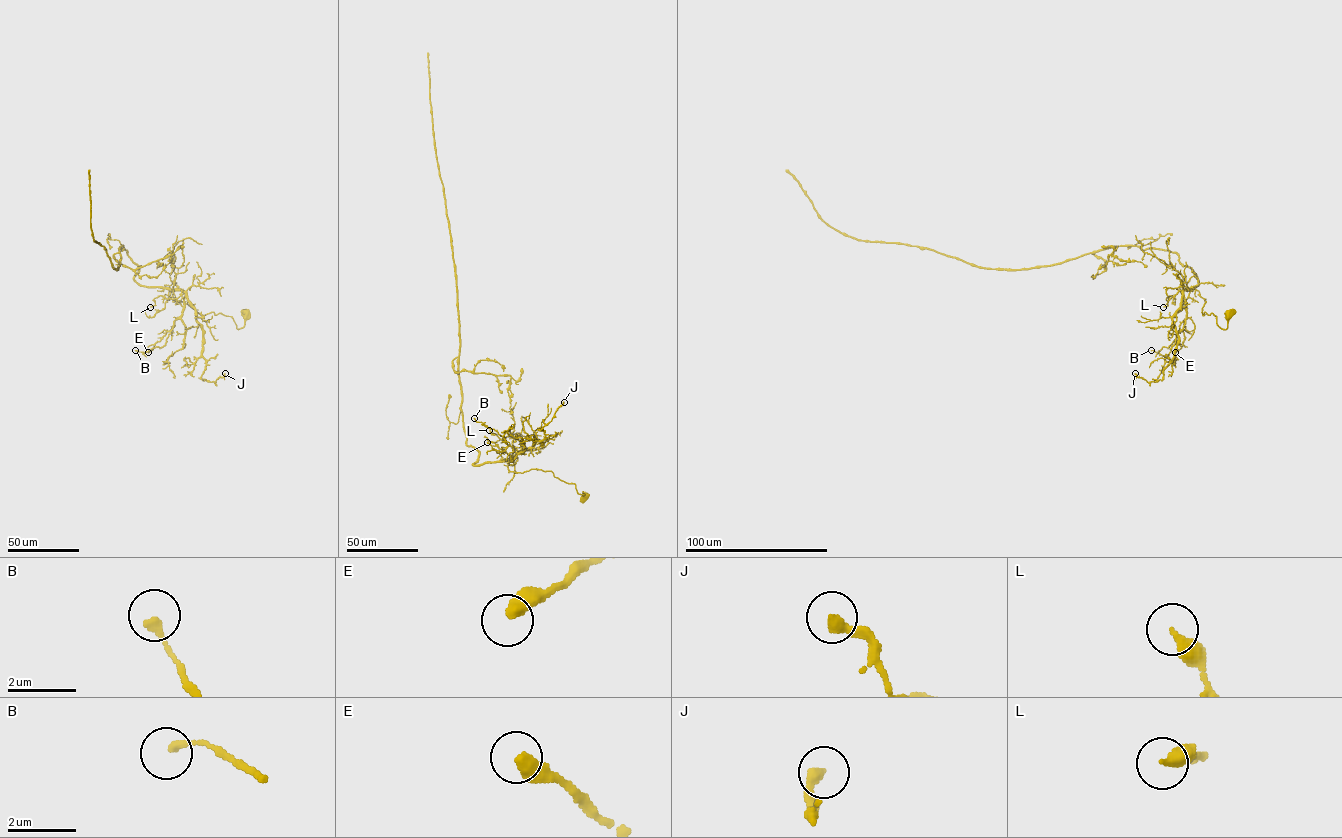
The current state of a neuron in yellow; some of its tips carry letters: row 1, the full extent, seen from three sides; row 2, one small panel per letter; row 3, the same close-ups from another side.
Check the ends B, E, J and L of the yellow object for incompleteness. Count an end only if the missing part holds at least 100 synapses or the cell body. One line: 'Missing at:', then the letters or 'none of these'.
Missing at: none of these

